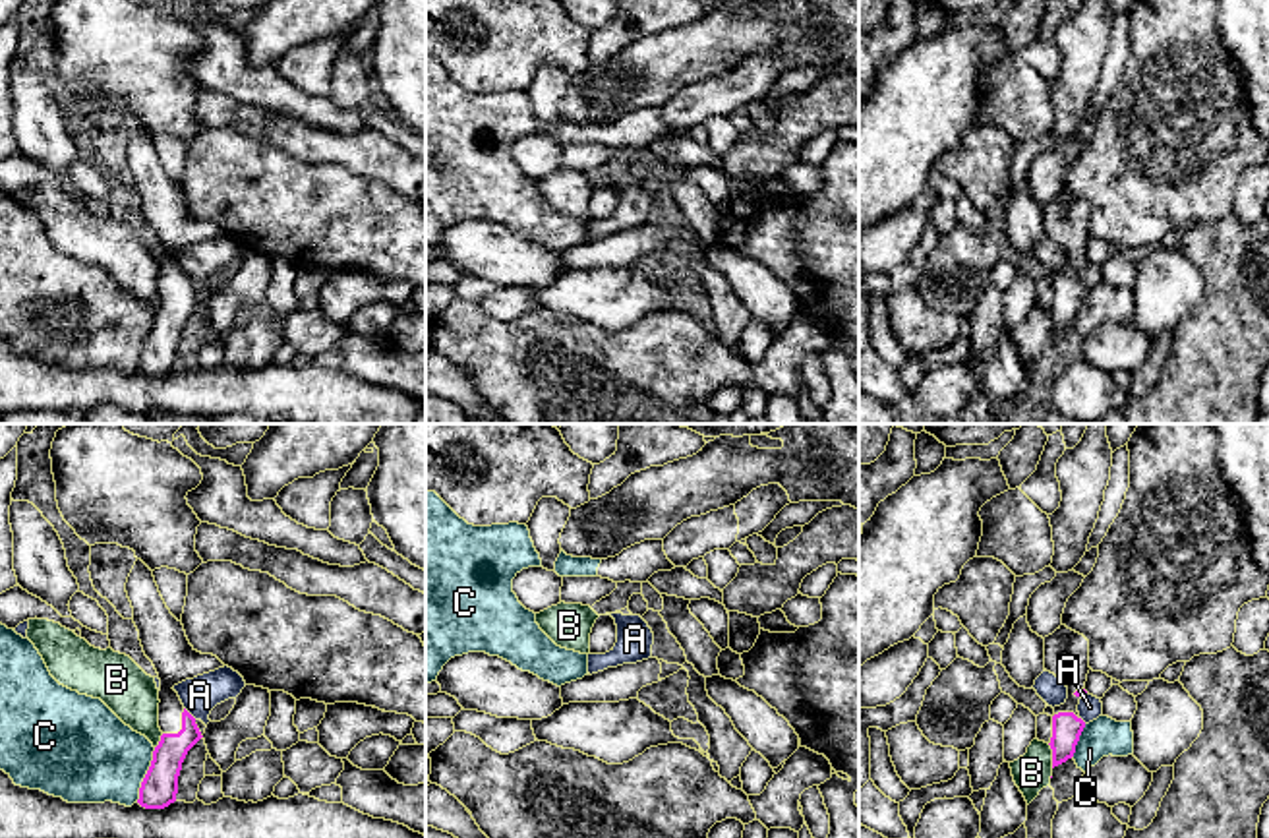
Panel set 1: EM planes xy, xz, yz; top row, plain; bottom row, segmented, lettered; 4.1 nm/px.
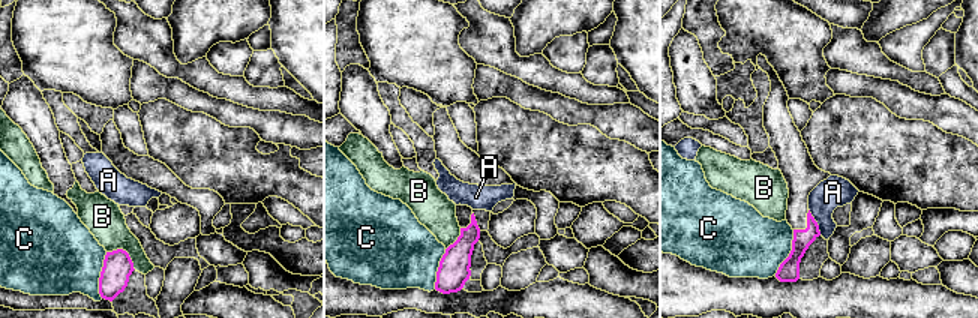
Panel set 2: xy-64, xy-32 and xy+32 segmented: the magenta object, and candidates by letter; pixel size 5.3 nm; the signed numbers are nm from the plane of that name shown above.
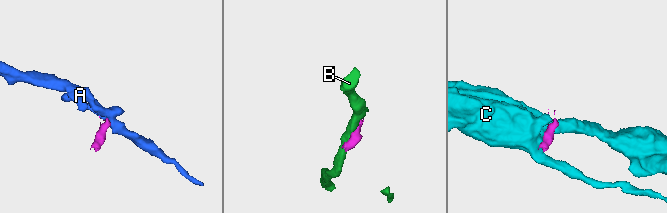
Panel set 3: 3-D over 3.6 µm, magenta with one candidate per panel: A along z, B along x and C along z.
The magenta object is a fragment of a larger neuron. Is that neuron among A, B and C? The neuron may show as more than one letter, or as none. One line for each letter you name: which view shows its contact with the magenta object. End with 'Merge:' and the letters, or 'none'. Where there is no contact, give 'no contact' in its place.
Merge: none

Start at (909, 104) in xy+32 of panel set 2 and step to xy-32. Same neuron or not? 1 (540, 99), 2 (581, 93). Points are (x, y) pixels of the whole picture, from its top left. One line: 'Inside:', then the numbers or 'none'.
Inside: 1

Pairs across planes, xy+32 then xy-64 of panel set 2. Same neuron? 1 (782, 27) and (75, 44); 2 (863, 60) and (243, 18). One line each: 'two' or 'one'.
1: one
2: two

